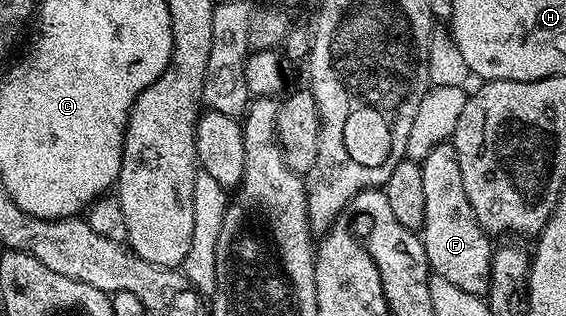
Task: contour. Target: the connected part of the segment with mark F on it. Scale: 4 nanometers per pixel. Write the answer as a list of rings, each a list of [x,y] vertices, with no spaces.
[[[444,142],[429,150],[421,162],[421,178],[425,186],[425,218],[421,239],[430,271],[445,278],[445,282],[453,282],[453,286],[458,286],[460,290],[482,297],[490,284],[493,244],[490,244],[492,241],[488,233],[480,228],[469,200],[465,198],[454,143]]]

